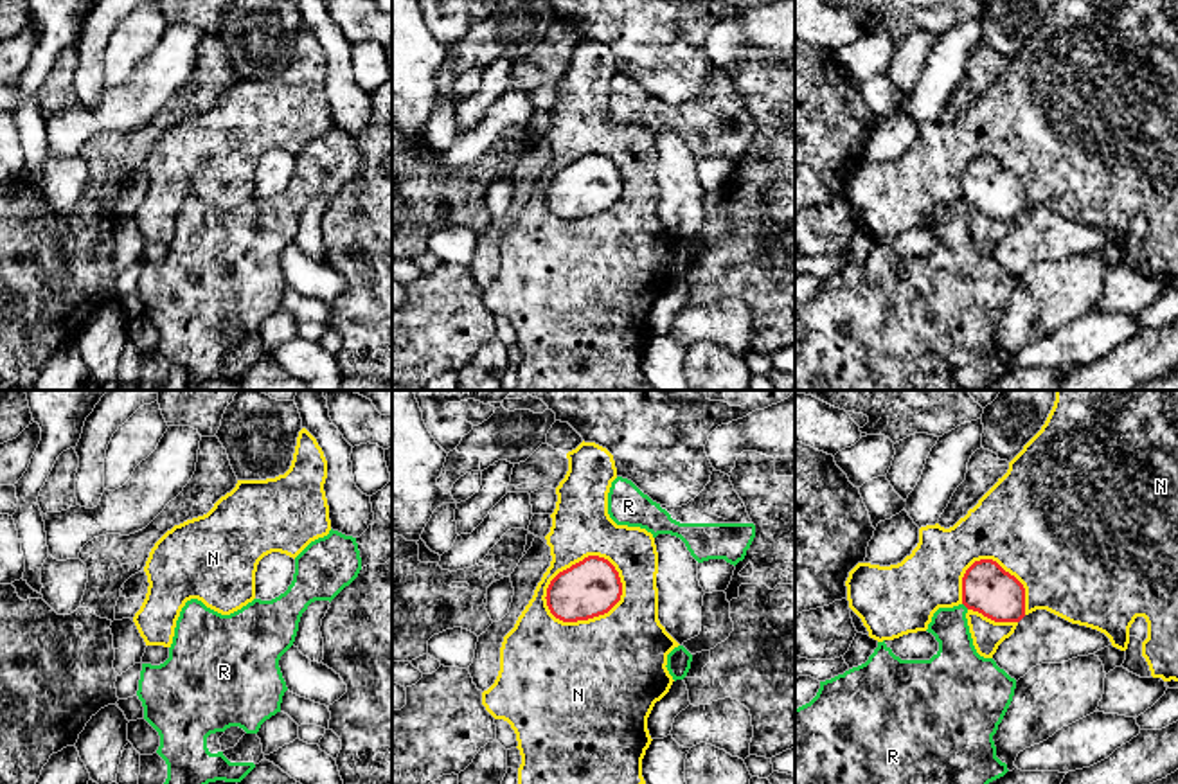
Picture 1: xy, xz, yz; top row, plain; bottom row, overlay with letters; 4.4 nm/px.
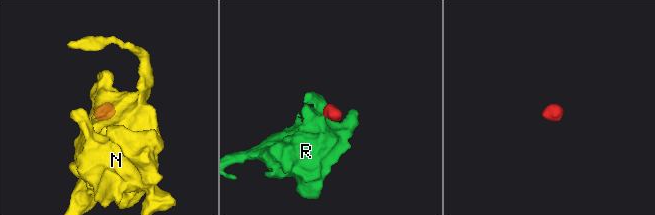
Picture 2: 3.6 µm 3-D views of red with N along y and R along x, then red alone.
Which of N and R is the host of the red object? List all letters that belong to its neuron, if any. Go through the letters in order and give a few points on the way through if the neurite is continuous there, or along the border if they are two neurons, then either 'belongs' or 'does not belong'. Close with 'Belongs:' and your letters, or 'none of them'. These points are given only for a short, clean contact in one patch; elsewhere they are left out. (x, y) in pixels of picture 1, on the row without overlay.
N: does not belong
R: across yz (988, 186), (966, 204), (957, 213), (957, 258) | belongs
Belongs: R

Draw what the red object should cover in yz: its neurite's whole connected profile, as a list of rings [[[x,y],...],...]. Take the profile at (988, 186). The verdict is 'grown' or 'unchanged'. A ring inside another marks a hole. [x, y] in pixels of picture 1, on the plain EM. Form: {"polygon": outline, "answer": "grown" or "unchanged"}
{"polygon": [[[975,158],[962,174],[962,200],[939,205],[928,221],[926,228],[939,239],[930,257],[901,257],[883,237],[865,261],[820,279],[817,293],[795,306],[795,390],[984,390],[1009,369],[996,354],[993,333],[1013,298],[1016,277],[977,250],[966,216],[969,207],[995,219],[1020,219],[1025,185],[996,158]]], "answer": "grown"}

